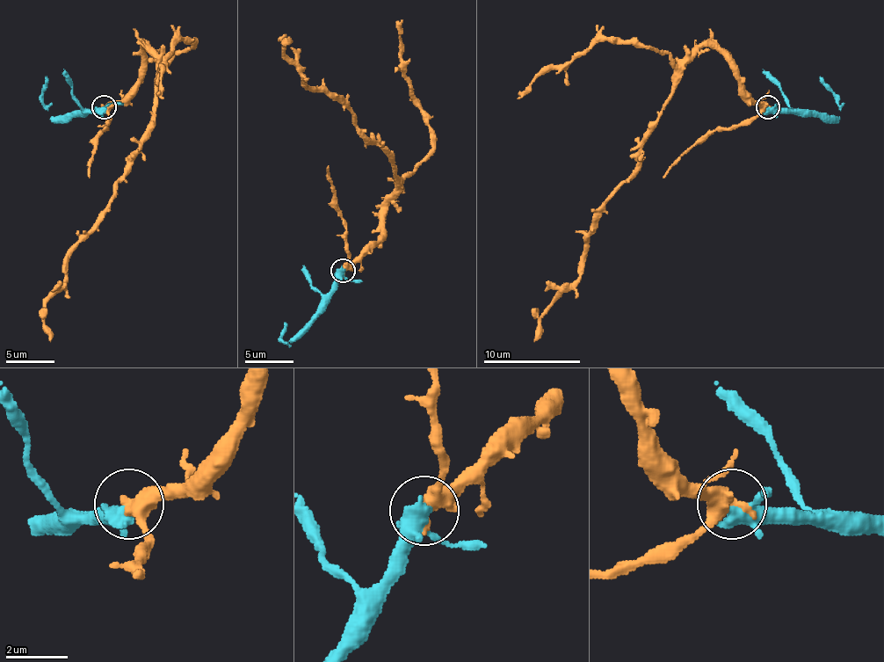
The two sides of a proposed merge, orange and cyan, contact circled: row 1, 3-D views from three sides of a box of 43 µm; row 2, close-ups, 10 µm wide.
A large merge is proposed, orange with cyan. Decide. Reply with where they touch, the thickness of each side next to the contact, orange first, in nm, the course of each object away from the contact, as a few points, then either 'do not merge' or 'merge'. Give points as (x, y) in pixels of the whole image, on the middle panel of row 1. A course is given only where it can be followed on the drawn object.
at (343, 270); 440 nm thick on the orange side, 360 nm on the other; orange runs (342, 270), (380, 236), (395, 185), (393, 160), (339, 102), (306, 83), (284, 55), (288, 36); cyan runs (342, 270), (328, 303), (291, 343), (281, 338), (286, 323); merge

